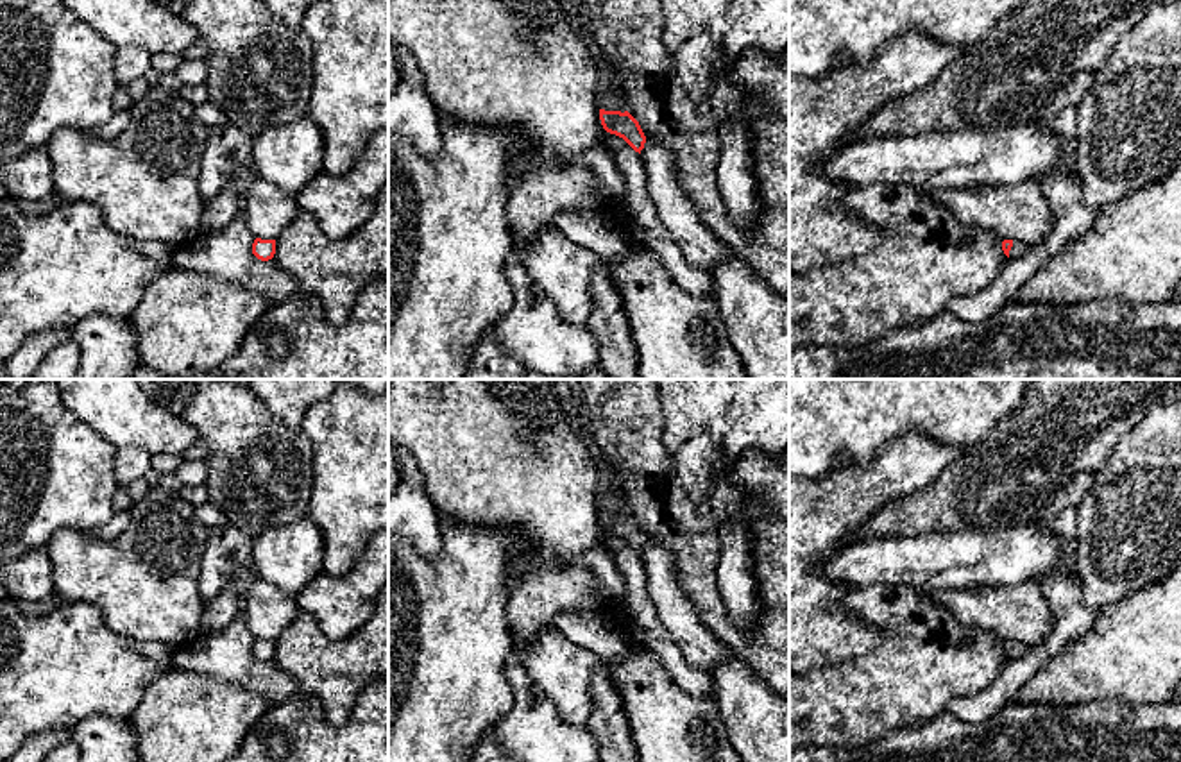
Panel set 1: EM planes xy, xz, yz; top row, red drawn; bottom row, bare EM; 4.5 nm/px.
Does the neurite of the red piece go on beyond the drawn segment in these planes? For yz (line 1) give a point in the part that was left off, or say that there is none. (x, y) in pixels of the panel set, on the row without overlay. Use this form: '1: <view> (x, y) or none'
1: yz (1019, 648)

